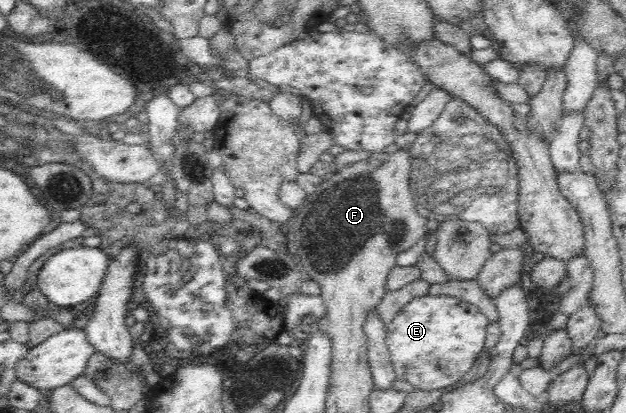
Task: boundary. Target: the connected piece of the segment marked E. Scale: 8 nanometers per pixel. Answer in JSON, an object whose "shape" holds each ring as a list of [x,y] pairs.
{"shape":[[[427,295],[411,300],[386,330],[386,345],[396,380],[407,380],[425,392],[461,380],[483,352],[486,332],[491,326],[479,310],[478,306],[451,296]]]}

